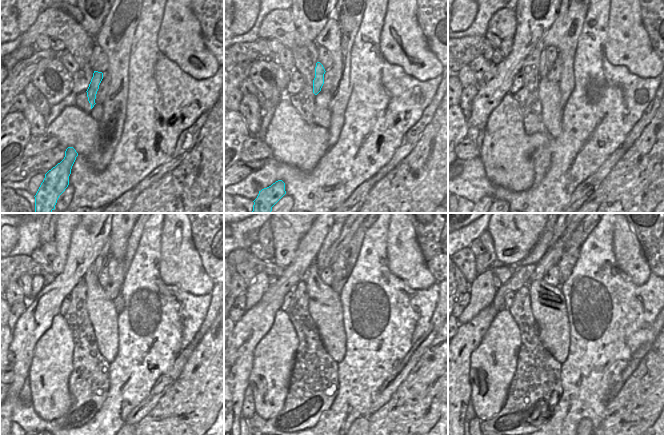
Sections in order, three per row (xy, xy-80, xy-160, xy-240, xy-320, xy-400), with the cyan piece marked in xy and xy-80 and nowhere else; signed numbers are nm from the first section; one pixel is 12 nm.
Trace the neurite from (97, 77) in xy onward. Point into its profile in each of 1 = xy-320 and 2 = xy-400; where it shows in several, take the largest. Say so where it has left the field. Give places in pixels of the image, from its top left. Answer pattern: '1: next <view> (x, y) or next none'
1: next xy-320 (334, 233)
2: next xy-400 (557, 233)

